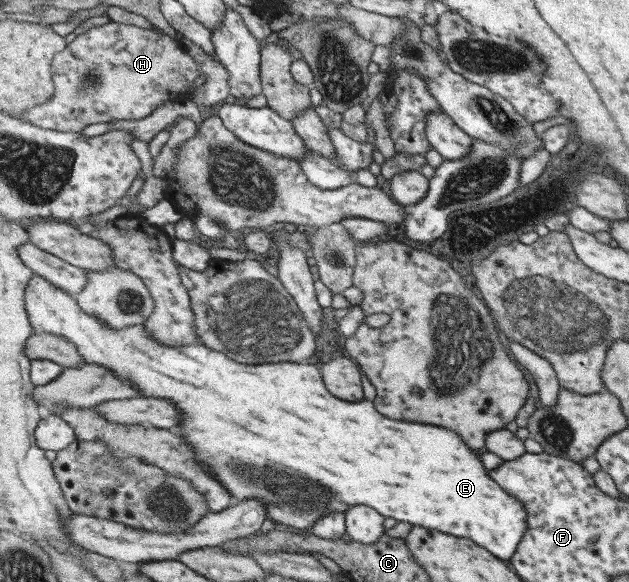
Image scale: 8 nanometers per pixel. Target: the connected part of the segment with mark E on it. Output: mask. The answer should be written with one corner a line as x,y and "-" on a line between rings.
34,274
26,289
26,310
28,311
31,325
35,333
52,333
53,335
62,335
69,341
72,341
82,355
87,364
97,364
109,368
111,372
116,373
121,379
130,381
134,387
140,390
145,397
162,397
170,399
179,409
183,411
183,421
181,421
181,433
183,437
193,445
199,461
213,473
213,475
227,488
228,493
236,498
237,503
246,501
246,499
262,499
268,511
268,517
295,529
312,529
312,527
325,517
330,511
340,511
346,513
356,505
367,505
376,509
381,515
391,517
397,521
406,521
412,525
420,525
434,530
441,530
443,533
455,535
457,537
472,539
481,547
488,549
493,555
502,560
509,561
512,555
518,550
522,537
526,534
528,528
528,513
526,507
520,499
509,495
499,483
493,481
487,473
489,469
483,467
480,455
476,455
463,443
463,438
452,429
445,427
433,427
433,425
421,425
421,423
407,423
407,421
395,421
379,413
374,404
374,400
363,399
361,401
351,401
339,399
327,391
323,385
323,375
321,369
315,365
307,363
267,363
261,365
245,365
237,363
237,360
229,359
226,353
212,350
201,341
193,345
171,347
162,344
158,339
150,336
144,324
119,328
112,328
107,322
100,320
93,314
88,314
78,302
76,295
61,289
58,285
47,281
44,277

